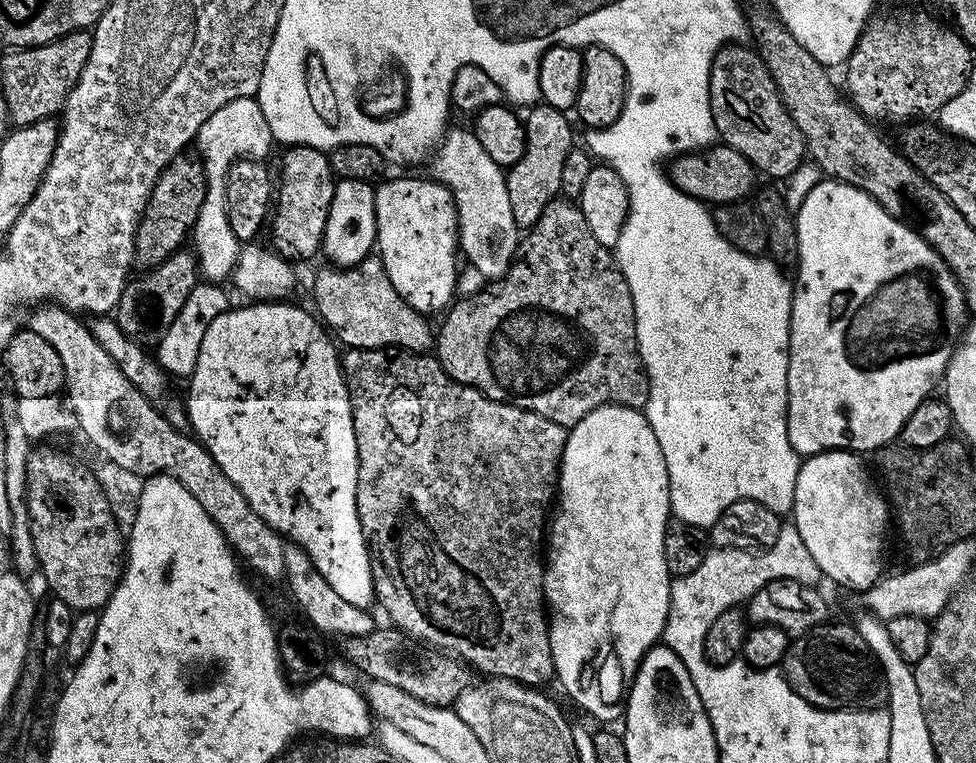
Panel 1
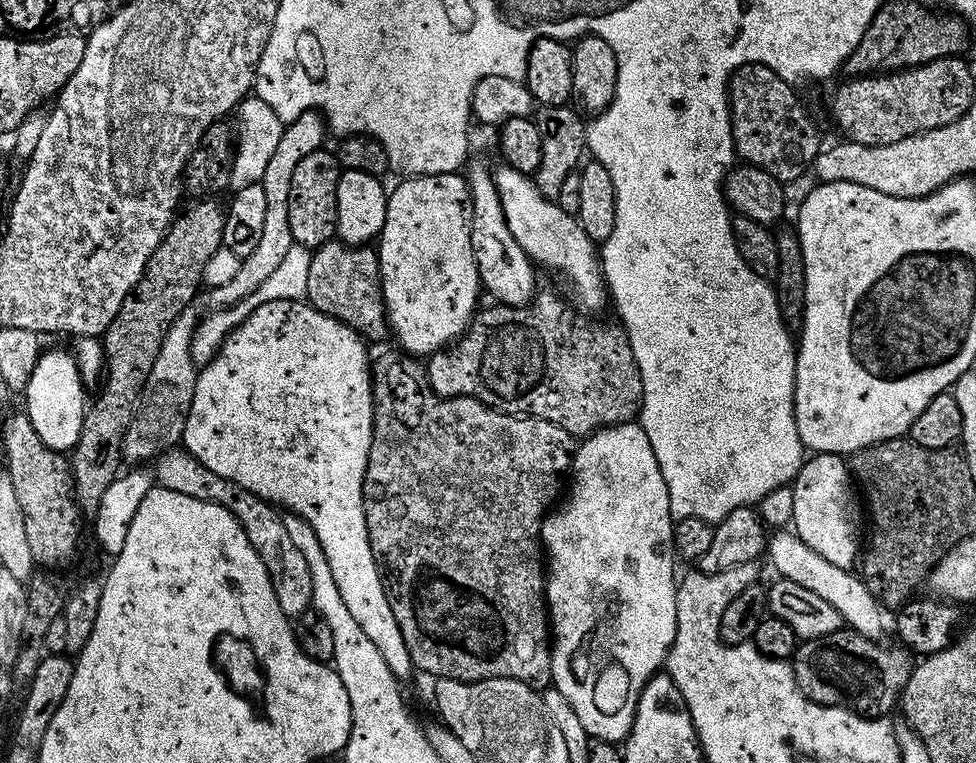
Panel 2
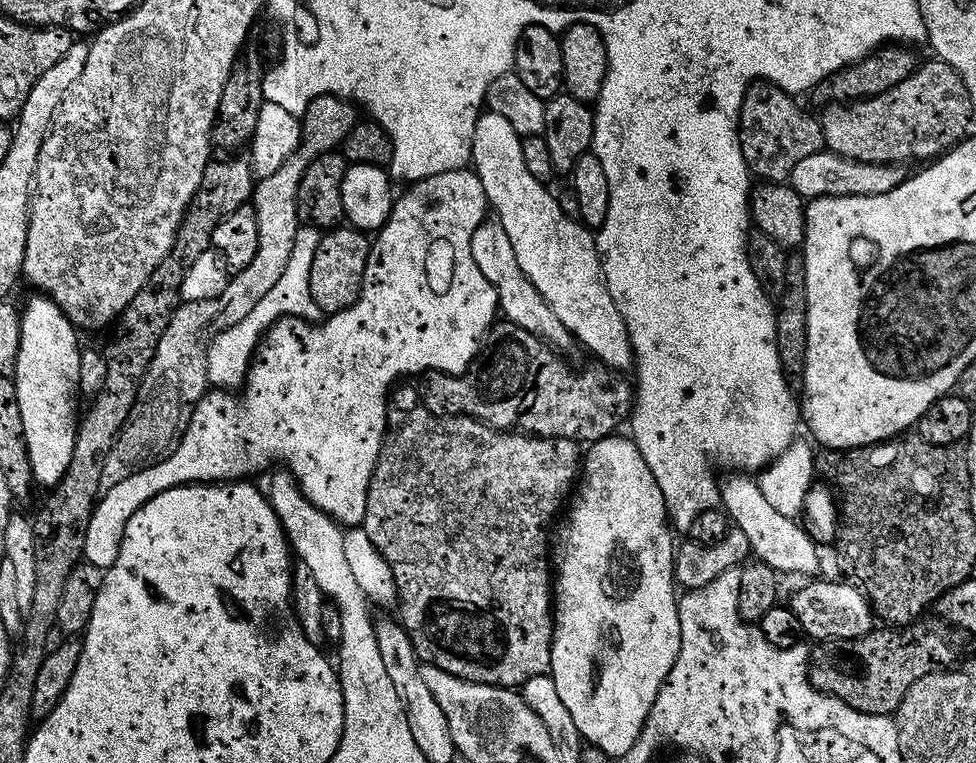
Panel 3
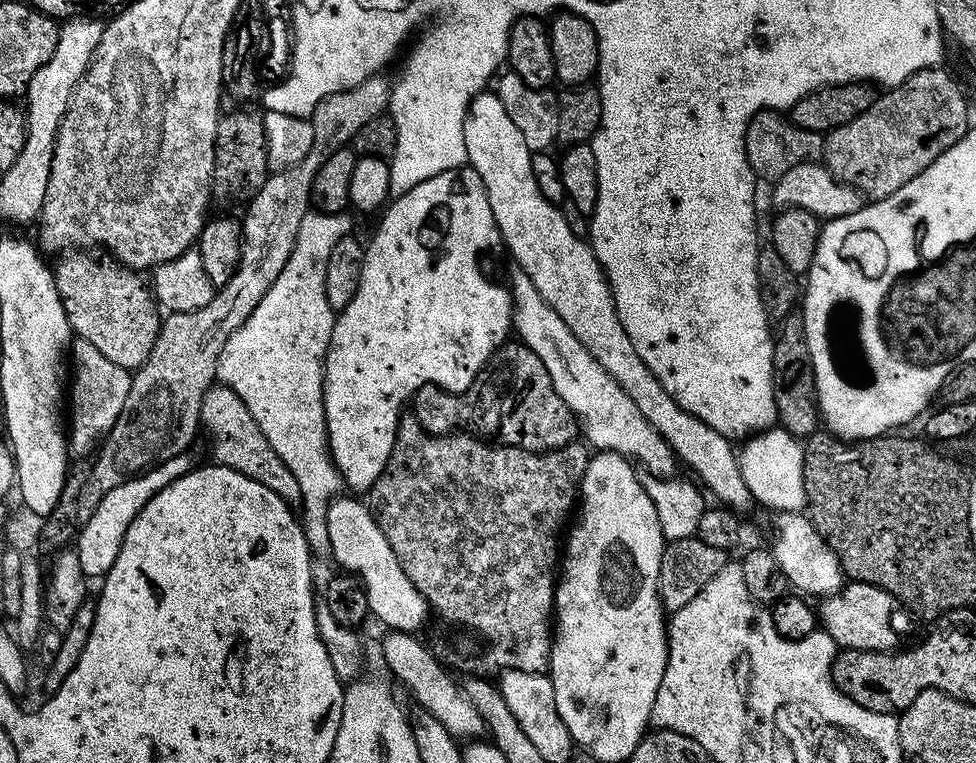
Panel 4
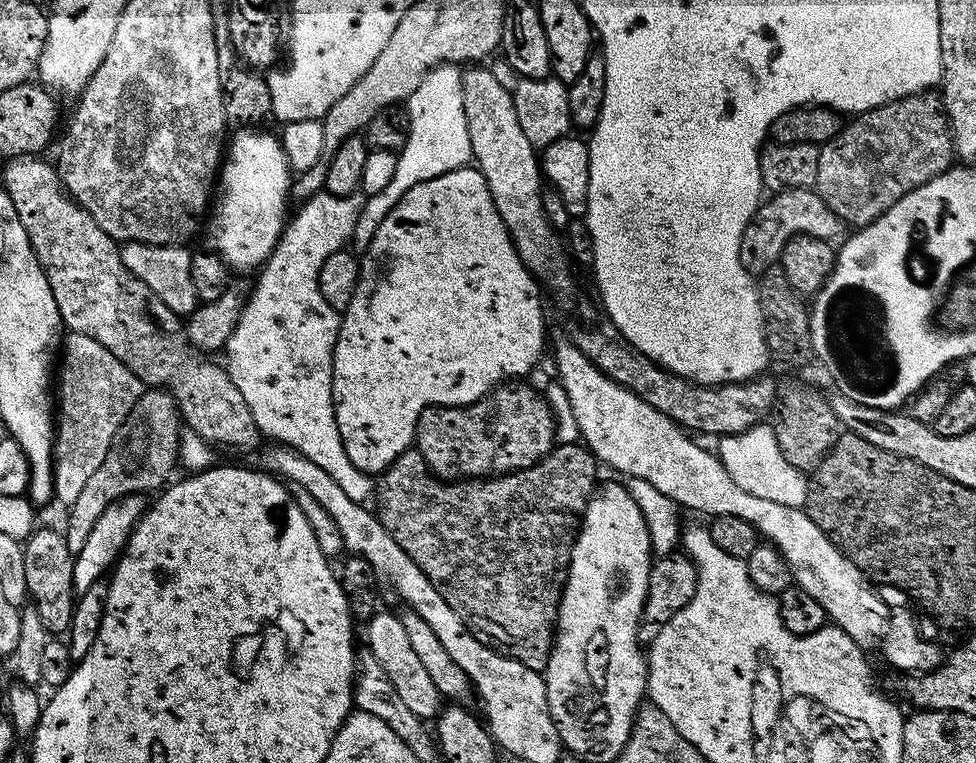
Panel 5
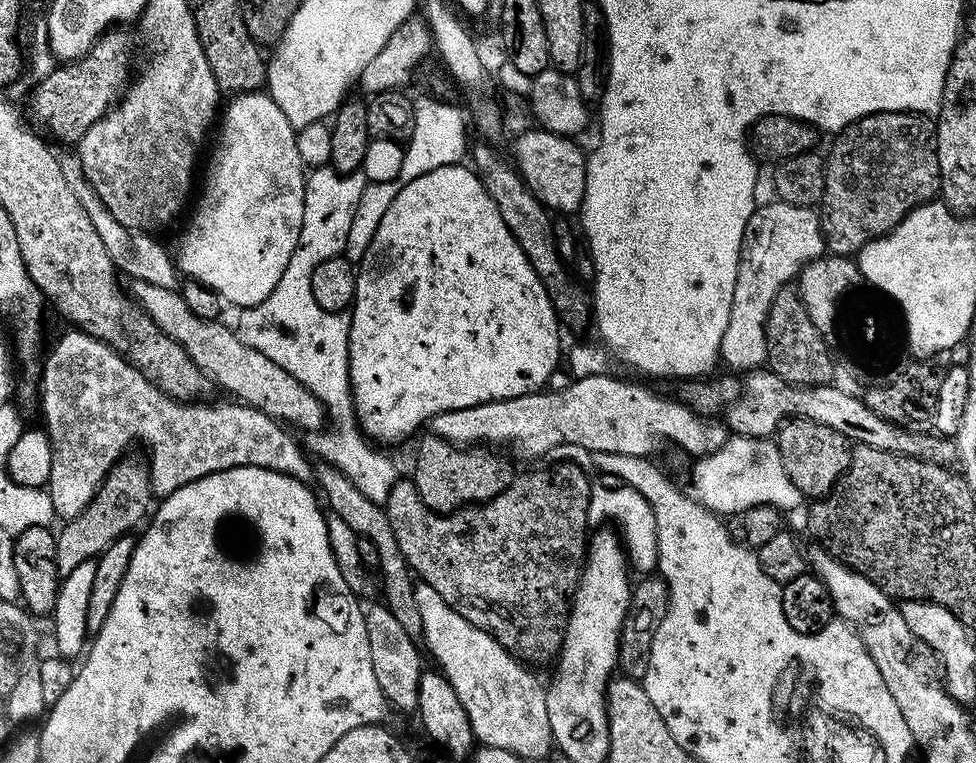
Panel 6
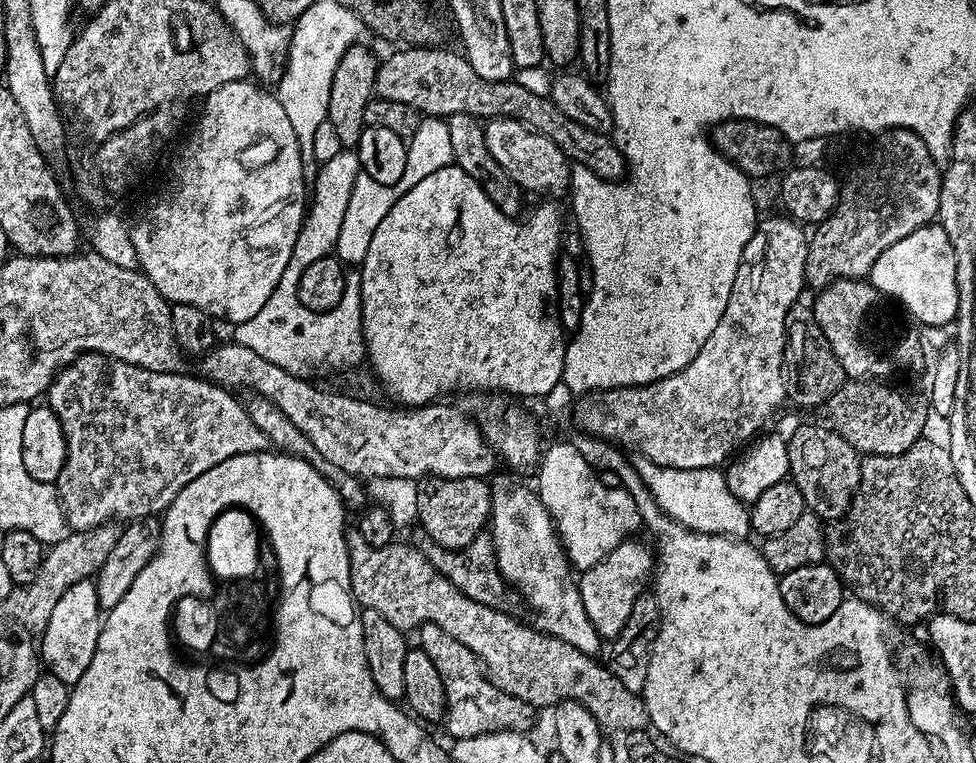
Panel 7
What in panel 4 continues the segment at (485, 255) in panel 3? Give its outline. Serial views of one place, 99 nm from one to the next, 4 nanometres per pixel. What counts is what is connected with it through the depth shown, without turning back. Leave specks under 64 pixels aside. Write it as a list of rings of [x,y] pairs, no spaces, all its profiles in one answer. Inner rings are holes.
[[[509,267],[506,287],[512,293],[512,321],[514,332],[519,343],[525,344],[538,358],[542,358],[542,366],[546,366],[546,374],[550,374],[550,382],[566,402],[578,421],[579,431],[583,439],[593,449],[601,452],[617,452],[619,456],[626,456],[637,465],[644,464],[644,468],[656,478],[672,478],[677,475],[678,457],[672,447],[658,434],[658,430],[646,418],[642,418],[642,410],[634,406],[634,398],[598,366],[594,354],[574,338],[574,330],[550,310],[550,306],[534,290],[534,282],[521,268]]]

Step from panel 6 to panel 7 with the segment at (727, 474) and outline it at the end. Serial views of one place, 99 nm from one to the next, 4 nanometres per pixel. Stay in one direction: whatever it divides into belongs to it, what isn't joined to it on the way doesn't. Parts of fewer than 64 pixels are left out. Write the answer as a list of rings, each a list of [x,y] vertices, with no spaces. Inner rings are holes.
[[[651,465],[656,475],[652,488],[654,498],[665,514],[694,532],[744,538],[750,532],[750,512],[728,489],[728,477],[720,468],[702,470],[678,470],[666,466]]]

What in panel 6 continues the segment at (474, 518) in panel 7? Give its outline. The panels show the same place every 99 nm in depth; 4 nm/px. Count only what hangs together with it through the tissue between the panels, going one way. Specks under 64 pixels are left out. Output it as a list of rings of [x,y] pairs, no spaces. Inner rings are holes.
[[[425,434],[416,448],[416,465],[412,468],[410,479],[416,485],[418,494],[426,506],[435,512],[455,512],[470,504],[492,500],[506,486],[510,486],[514,469],[508,460],[499,456],[499,451],[488,446],[472,446],[458,450],[457,445],[440,436]]]

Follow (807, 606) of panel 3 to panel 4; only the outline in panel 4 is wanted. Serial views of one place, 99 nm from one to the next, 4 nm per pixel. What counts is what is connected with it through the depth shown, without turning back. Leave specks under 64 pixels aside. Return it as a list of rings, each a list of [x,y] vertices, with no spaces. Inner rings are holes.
[[[848,582],[839,592],[825,596],[818,604],[818,624],[841,649],[891,652],[897,647],[896,628],[892,625],[891,594],[873,584]]]

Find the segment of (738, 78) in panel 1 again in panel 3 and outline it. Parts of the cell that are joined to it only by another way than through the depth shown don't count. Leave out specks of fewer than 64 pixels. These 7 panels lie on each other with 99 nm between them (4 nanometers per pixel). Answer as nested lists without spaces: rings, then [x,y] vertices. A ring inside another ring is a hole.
[[[758,80],[748,85],[740,107],[740,145],[742,158],[748,166],[749,173],[760,175],[764,182],[784,182],[794,170],[794,165],[802,162],[802,158],[821,151],[824,148],[824,135],[820,129],[819,119],[815,115],[803,112],[795,104],[793,93],[783,92],[777,84],[769,84],[766,80]]]

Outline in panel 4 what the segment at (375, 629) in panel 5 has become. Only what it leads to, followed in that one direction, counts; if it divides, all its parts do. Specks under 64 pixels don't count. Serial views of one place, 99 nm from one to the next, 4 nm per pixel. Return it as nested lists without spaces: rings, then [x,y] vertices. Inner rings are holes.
[[[392,630],[387,633],[388,637],[385,638],[385,640],[382,640],[382,660],[385,660],[386,663],[388,663],[388,668],[390,671],[393,672],[394,675],[397,676],[398,679],[401,680],[402,683],[404,683],[404,688],[406,691],[409,692],[410,695],[413,696],[414,699],[417,700],[418,703],[420,703],[419,707],[423,709],[425,712],[429,712],[430,714],[434,714],[434,718],[438,718],[438,722],[442,722],[442,726],[446,726],[446,730],[450,730],[450,734],[457,738],[463,738],[463,736],[468,736],[464,738],[480,738],[485,735],[486,729],[484,727],[484,723],[482,722],[482,714],[478,714],[478,710],[474,710],[474,706],[470,702],[470,698],[466,698],[466,694],[464,693],[463,687],[459,683],[455,684],[454,681],[452,681],[452,678],[450,675],[452,675],[446,668],[443,663],[438,659],[435,651],[431,647],[427,648],[426,645],[423,644],[422,641],[419,640],[419,635],[413,634],[411,631],[408,630]]]

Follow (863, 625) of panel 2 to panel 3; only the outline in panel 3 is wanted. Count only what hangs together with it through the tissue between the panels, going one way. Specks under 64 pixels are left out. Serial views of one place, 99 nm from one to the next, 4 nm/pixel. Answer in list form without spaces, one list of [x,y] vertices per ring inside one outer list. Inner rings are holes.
[[[751,475],[729,476],[732,477],[720,484],[720,504],[734,527],[746,534],[746,542],[750,542],[752,547],[751,555],[766,562],[766,566],[773,568],[777,574],[793,572],[796,576],[808,576],[804,578],[815,577],[820,568],[820,552],[816,549],[819,547],[817,541],[808,535],[803,523],[774,510]]]

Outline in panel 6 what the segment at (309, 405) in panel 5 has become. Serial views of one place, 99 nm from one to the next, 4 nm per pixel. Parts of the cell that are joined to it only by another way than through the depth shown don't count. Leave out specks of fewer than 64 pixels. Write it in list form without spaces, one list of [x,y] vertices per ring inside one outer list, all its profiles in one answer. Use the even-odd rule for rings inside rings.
[[[330,166],[311,169],[304,181],[304,209],[302,230],[298,234],[298,246],[278,278],[278,286],[261,304],[245,308],[239,313],[238,335],[246,346],[266,354],[270,362],[278,362],[286,374],[292,374],[318,398],[326,409],[326,427],[316,430],[306,440],[306,448],[313,457],[334,466],[350,478],[358,490],[387,497],[388,489],[396,485],[396,464],[383,456],[375,447],[366,443],[357,423],[352,406],[352,387],[348,377],[348,322],[347,311],[327,312],[314,302],[310,290],[310,277],[318,262],[343,253],[350,225],[354,223],[354,210],[358,210],[358,198],[362,198],[368,180],[363,172],[339,172]]]

